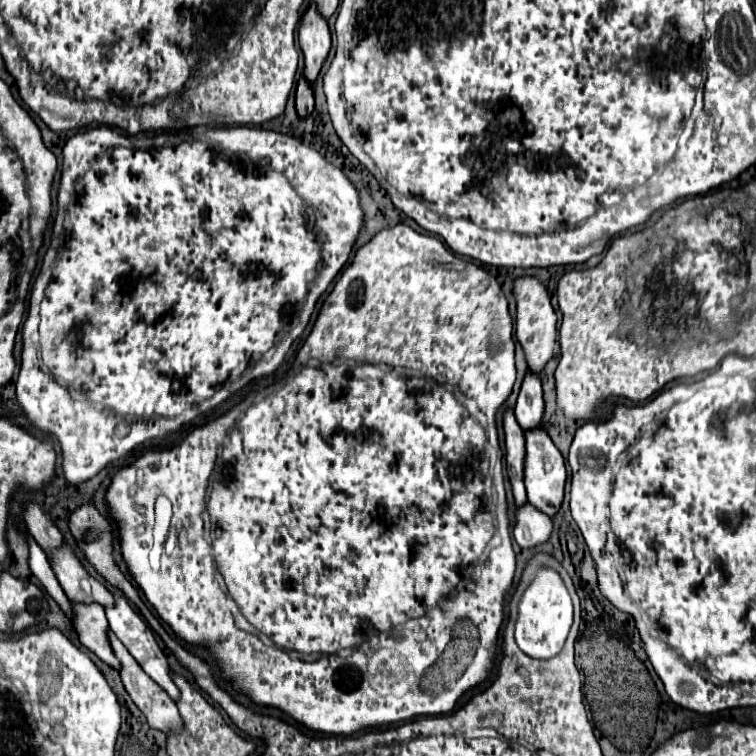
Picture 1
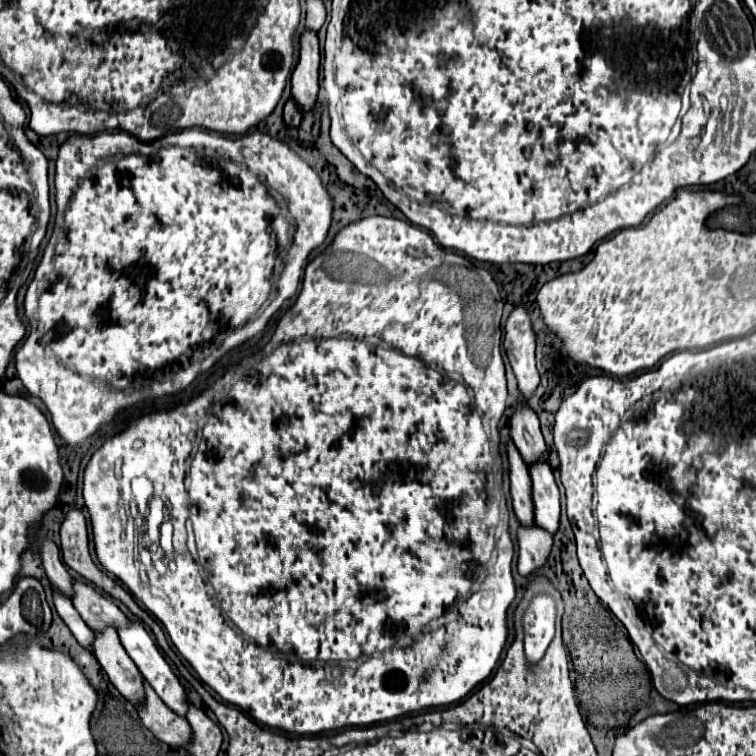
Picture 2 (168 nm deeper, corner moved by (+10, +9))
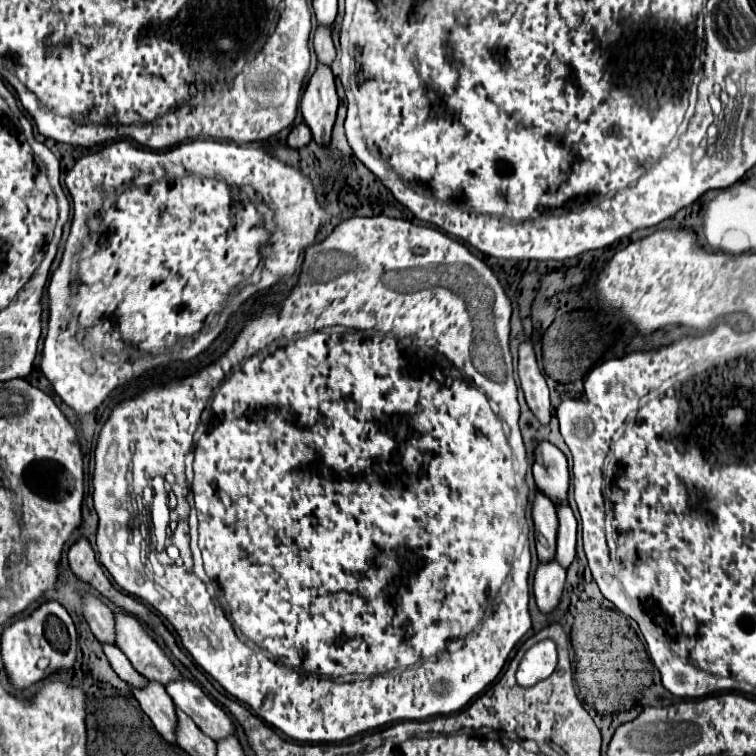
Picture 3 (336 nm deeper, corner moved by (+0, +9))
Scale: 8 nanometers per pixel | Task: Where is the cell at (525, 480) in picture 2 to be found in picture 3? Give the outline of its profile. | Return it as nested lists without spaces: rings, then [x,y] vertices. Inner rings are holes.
[[[540,490],[534,494],[532,504],[532,520],[534,520],[534,536],[536,536],[536,550],[538,558],[550,560],[556,552],[556,508],[554,502]]]

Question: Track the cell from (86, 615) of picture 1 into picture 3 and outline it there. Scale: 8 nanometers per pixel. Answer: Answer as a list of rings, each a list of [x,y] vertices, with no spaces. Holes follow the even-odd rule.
[[[148,680],[144,688],[136,688],[136,686],[130,686],[130,688],[134,698],[140,702],[140,708],[148,714],[148,718],[152,720],[160,736],[174,744],[172,728],[176,724],[176,712],[174,712],[172,698],[166,694],[164,686],[156,680]]]

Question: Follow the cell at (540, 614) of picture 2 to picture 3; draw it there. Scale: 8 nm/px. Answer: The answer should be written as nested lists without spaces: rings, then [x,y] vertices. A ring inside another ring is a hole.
[[[546,638],[534,644],[522,658],[516,680],[520,686],[532,686],[544,678],[548,678],[556,668],[556,644]]]

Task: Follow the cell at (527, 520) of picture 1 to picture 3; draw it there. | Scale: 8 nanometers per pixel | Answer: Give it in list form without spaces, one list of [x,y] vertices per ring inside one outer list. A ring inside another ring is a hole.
[[[556,558],[548,562],[538,562],[532,588],[536,604],[542,612],[550,612],[552,608],[556,608],[564,588],[564,580],[566,580],[566,570]]]

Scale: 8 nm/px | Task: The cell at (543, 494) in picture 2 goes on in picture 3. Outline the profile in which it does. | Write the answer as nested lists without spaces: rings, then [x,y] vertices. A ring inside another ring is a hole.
[[[568,502],[556,504],[558,512],[558,548],[556,548],[556,558],[560,564],[566,568],[572,564],[574,554],[576,554],[576,518],[574,512],[570,510]]]

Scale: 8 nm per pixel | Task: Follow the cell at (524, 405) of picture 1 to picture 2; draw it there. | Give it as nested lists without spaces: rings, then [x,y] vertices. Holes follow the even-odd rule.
[[[526,404],[518,406],[514,412],[510,422],[510,436],[528,466],[530,460],[548,460],[548,446],[540,432],[538,418]]]

